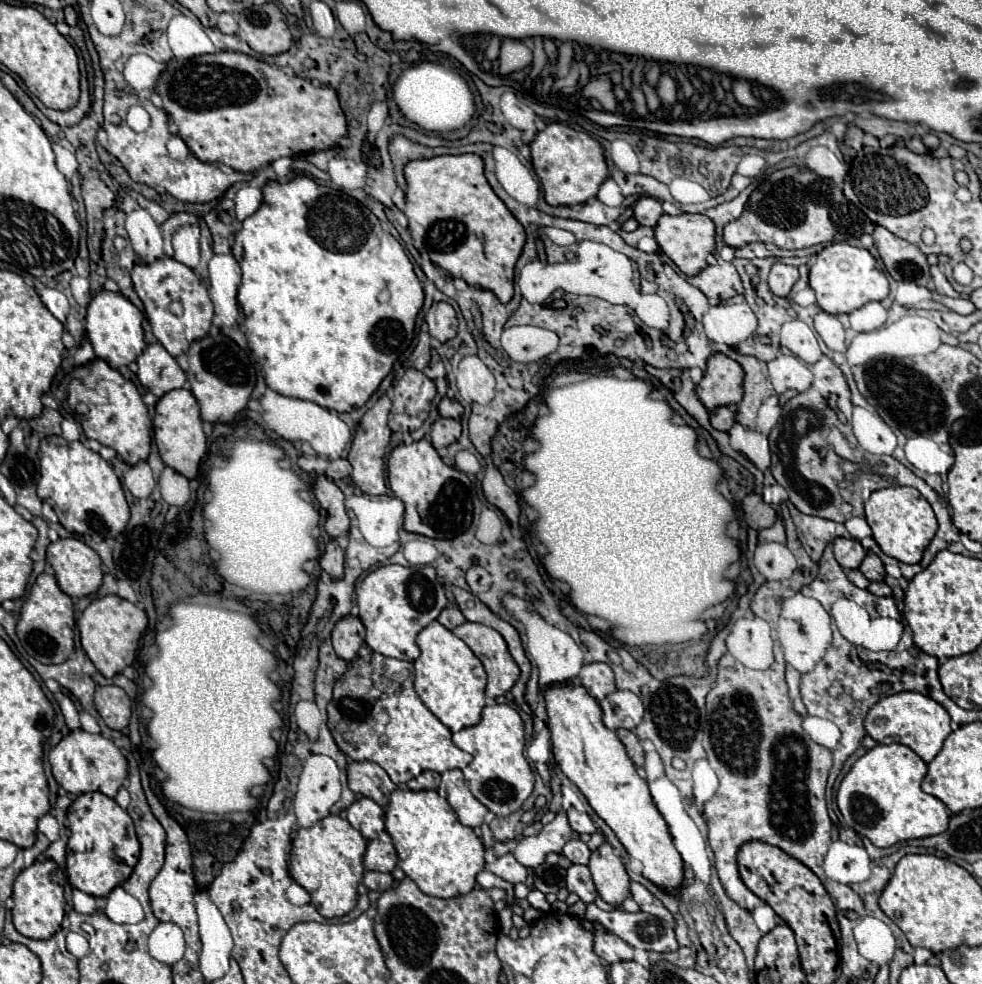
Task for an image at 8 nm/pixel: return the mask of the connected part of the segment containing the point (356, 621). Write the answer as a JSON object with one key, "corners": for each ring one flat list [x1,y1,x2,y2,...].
{"corners":[[353,615,339,619,331,637,335,653,345,661,351,661,357,655,357,649,361,647,363,639,365,639,365,627,361,619]]}

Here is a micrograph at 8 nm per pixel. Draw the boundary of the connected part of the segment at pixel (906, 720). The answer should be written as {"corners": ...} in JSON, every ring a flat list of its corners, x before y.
{"corners":[[901,691,877,701,865,717,865,729,877,743,901,743,911,747,925,763,929,763,939,751,945,737,951,733,949,713,931,697,913,691]]}

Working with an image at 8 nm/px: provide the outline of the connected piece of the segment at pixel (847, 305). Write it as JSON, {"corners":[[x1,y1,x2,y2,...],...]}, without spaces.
{"corners":[[845,241,829,243,815,259,809,271,809,285,817,295,817,305,827,313,851,313,869,301,881,301,889,295,889,281,875,257]]}

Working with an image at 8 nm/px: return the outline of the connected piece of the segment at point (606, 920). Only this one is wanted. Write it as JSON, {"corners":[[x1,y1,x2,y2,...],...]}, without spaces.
{"corners":[[587,905,585,913,587,921,599,921,605,925,611,933,621,937,625,943,629,943,633,949,645,949,645,951,675,951,677,939,673,933,673,925,637,911,637,913,623,913,619,909,615,911,601,911,597,905]]}

